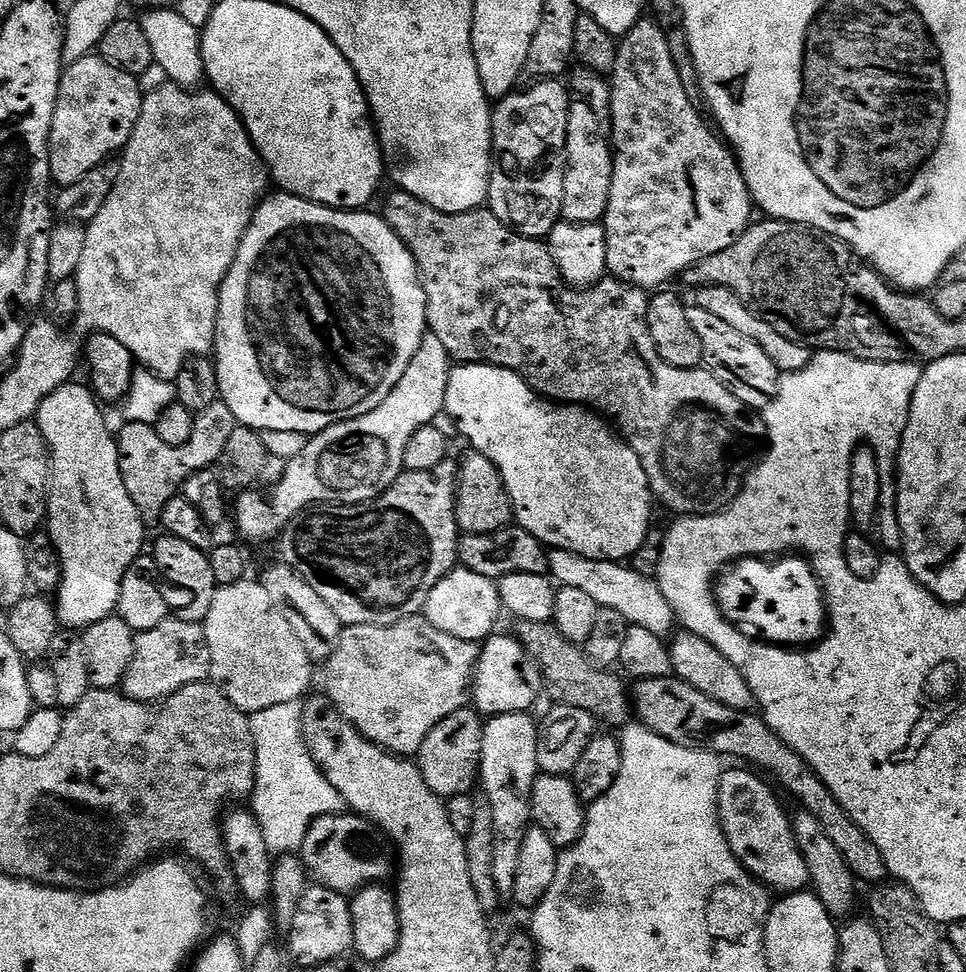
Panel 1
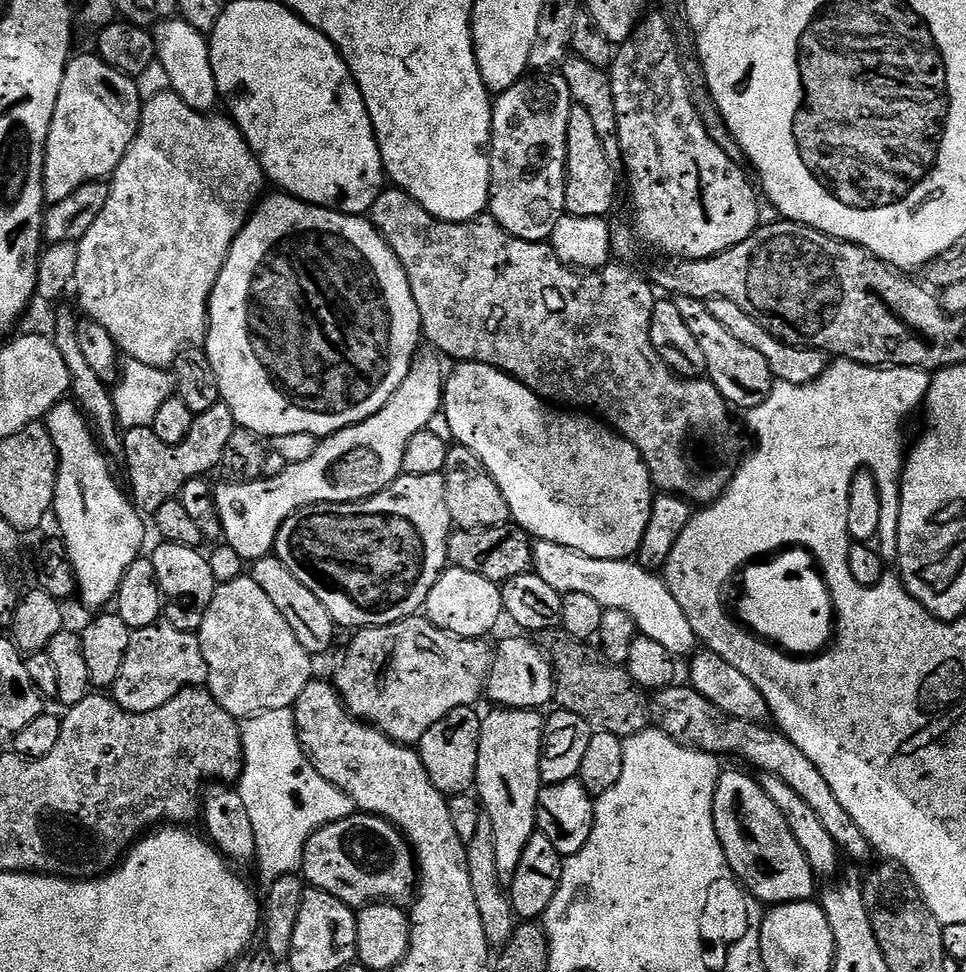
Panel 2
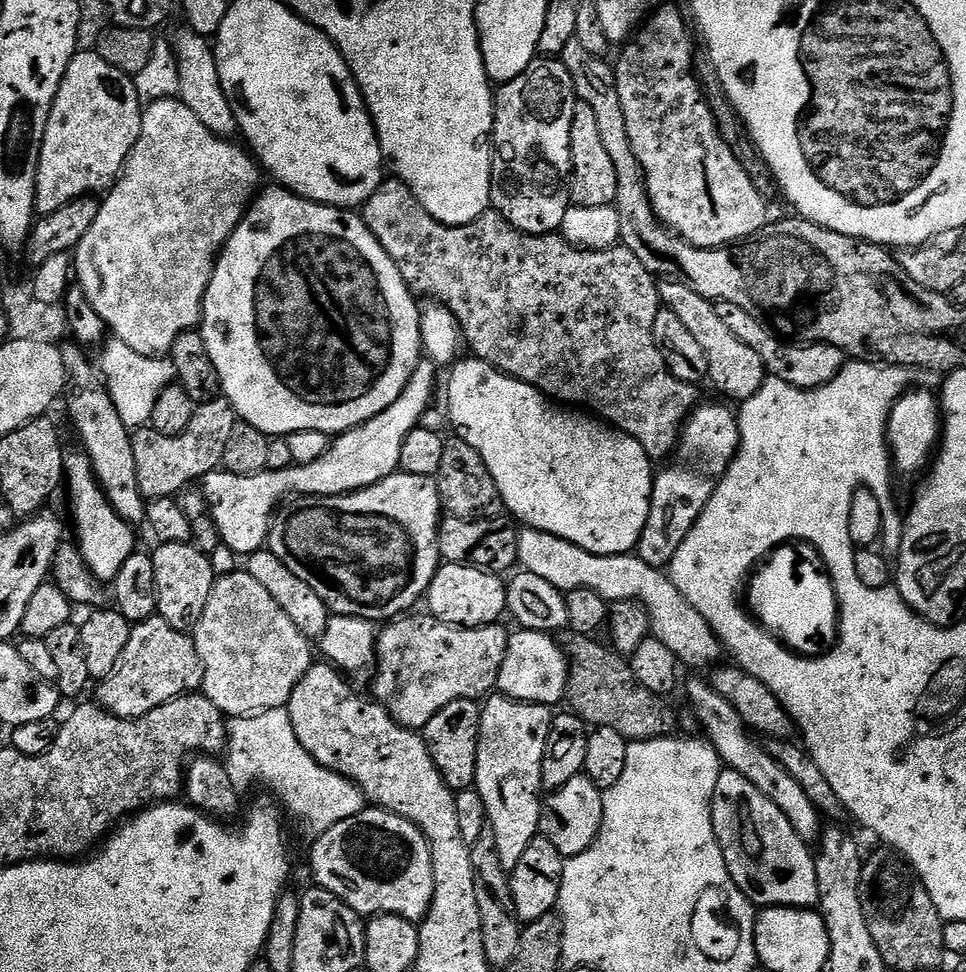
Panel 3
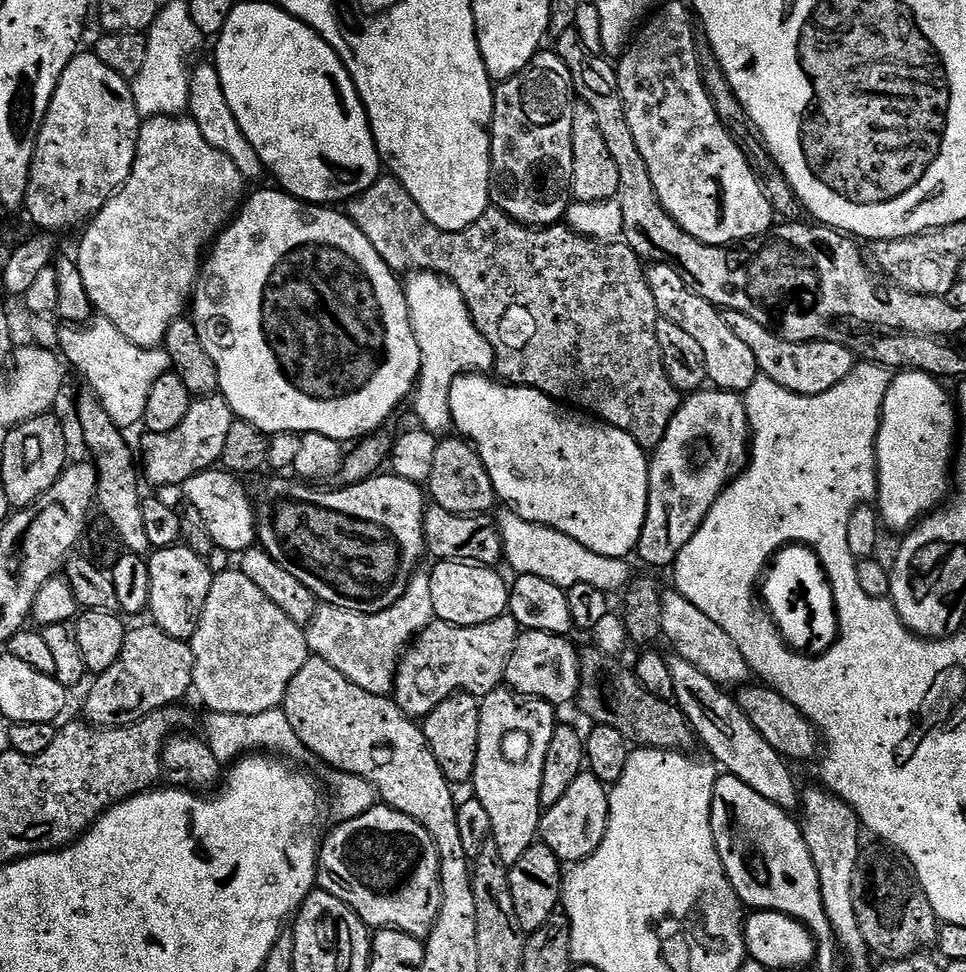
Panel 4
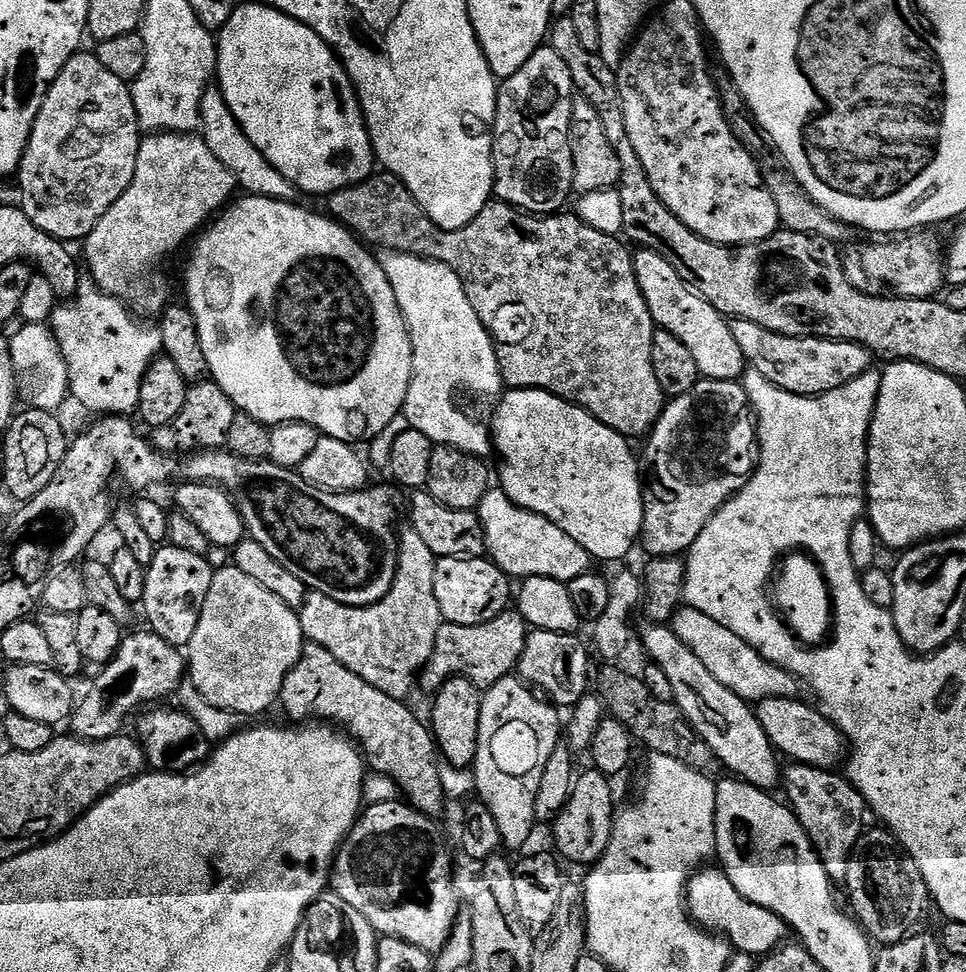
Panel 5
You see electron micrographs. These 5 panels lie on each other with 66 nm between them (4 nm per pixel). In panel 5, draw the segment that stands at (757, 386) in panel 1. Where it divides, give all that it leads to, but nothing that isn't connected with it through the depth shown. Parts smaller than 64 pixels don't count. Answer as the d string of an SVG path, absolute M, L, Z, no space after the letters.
M637 251L634 256L634 274L657 329L674 334L674 338L678 338L678 342L690 350L703 379L739 381L743 377L746 361L732 333L731 323L722 313L714 310L706 298L682 282L678 270L674 270L674 266L670 266L662 254Z

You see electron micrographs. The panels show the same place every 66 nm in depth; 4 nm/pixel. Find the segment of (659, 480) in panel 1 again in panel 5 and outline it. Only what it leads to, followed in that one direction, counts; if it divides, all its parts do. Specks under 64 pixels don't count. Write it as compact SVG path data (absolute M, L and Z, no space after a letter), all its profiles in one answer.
M373 174L362 183L354 185L353 188L338 190L327 197L326 204L328 204L327 215L343 224L365 245L371 246L373 249L384 248L383 250L388 252L407 252L414 256L422 256L426 260L436 260L439 264L450 266L456 271L466 290L466 298L470 298L470 306L474 306L474 314L478 314L482 326L492 335L500 373L509 389L537 388L538 390L546 390L550 394L562 398L567 404L577 404L579 408L587 408L591 416L598 418L598 422L610 426L614 431L629 438L647 437L660 421L660 415L664 413L666 397L662 386L658 386L657 376L654 375L654 358L652 357L652 343L654 342L654 334L658 329L652 320L650 308L646 306L646 298L642 298L642 290L638 286L638 278L634 274L633 253L623 239L607 236L590 226L586 226L574 214L568 214L568 216L564 216L565 214L553 214L546 217L533 216L520 211L518 208L511 208L503 202L489 202L465 228L447 232L446 229L439 228L421 210L418 202L410 194L410 190L406 190L406 186L397 176L387 174Z

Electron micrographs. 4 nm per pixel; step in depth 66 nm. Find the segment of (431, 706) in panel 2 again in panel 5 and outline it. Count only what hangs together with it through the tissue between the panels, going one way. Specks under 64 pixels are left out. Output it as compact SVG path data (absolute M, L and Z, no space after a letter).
M505 610L490 622L482 622L478 626L441 623L432 657L419 673L419 687L424 687L432 694L454 676L466 677L474 687L481 690L494 687L504 677L513 675L528 641L529 631L528 623L516 610Z

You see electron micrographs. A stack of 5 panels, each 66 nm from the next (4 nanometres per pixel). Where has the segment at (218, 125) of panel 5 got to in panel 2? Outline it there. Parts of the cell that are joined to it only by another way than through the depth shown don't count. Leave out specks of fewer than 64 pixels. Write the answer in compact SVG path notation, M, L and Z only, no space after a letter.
M179 18L160 21L155 25L152 37L156 43L156 59L164 67L166 74L170 74L170 91L178 98L182 98L182 102L186 102L186 106L205 114L211 113L215 109L212 107L220 100L220 91L214 82L214 70L210 62L209 37L203 32L194 30L194 26L190 26L190 22Z

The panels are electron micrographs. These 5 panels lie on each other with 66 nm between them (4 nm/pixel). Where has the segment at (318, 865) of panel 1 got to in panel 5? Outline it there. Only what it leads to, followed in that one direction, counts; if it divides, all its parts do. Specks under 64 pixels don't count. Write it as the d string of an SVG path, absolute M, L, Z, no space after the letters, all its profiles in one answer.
M399 799L382 802L381 804L369 804L356 817L356 822L352 825L352 829L345 836L339 848L337 848L330 869L331 891L338 898L342 898L342 902L346 902L346 906L354 906L354 910L358 910L358 914L362 914L362 918L366 918L366 922L370 922L370 926L376 933L380 936L402 938L430 954L439 953L440 949L444 947L444 943L448 940L448 935L452 932L452 926L458 915L456 892L452 889L452 856L448 853L449 841L446 839L446 836L446 841L444 841L444 836L440 833L440 828L436 823L437 821L433 817L425 816L424 813L413 808L411 804L401 802Z

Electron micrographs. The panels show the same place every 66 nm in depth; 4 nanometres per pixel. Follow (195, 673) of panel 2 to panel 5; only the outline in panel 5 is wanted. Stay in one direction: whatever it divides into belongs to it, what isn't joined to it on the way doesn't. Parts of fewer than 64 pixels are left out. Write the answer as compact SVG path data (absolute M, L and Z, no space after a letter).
M143 630L144 632L129 631L121 639L118 650L109 664L103 665L96 676L96 681L88 688L84 697L75 701L70 717L71 735L82 740L105 740L117 735L124 724L124 719L133 712L139 713L145 706L155 705L157 702L164 702L168 695L170 697L186 680L186 656L177 645L166 642L157 632Z

